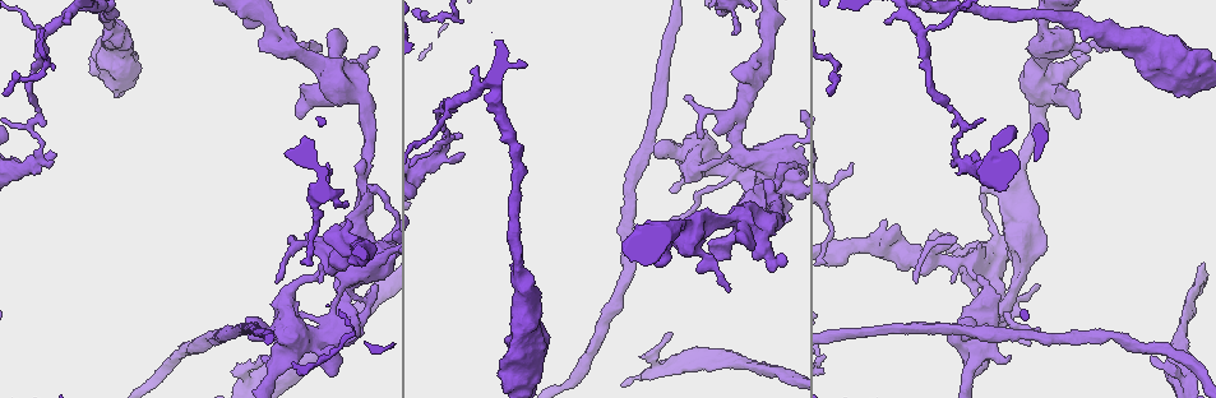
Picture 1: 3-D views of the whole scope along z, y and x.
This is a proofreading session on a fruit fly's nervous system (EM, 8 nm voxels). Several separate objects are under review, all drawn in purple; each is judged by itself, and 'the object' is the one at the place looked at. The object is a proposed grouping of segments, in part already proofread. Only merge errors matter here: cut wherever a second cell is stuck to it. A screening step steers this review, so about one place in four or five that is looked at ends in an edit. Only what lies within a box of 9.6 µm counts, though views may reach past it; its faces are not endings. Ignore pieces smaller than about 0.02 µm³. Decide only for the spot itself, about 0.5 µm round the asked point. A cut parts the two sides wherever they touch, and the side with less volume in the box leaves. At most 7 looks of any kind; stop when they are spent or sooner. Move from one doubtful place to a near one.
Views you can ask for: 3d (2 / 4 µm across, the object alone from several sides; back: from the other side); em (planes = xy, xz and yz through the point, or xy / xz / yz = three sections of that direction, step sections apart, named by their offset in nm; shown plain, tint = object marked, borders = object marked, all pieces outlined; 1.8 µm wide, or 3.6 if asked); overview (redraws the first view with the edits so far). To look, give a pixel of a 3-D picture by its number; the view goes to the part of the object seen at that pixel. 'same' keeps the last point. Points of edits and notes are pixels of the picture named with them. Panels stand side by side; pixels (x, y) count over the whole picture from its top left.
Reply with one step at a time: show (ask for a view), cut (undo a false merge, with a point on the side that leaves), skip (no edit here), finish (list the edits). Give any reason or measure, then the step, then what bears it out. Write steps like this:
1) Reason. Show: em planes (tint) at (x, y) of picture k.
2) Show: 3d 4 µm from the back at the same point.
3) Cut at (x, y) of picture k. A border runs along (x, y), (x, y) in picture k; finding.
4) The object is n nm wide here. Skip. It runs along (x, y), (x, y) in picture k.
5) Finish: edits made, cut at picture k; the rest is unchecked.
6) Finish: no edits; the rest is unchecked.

Thick turns thin. Show: 3d 4 µm at (1183, 380) of picture 1.

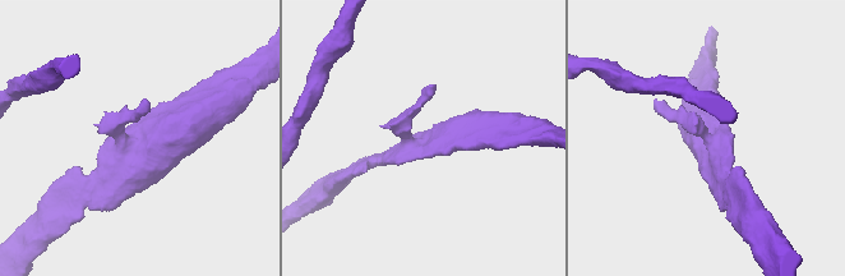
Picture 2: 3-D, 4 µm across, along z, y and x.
Show: em planes (tint) at (406, 140) of picture 2.

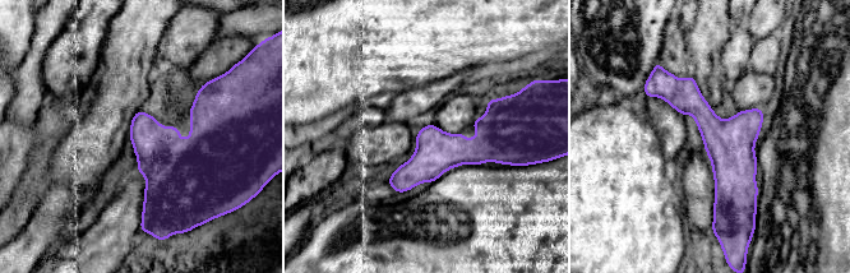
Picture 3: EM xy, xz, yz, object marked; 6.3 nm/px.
Skip. It runs along (668, 75), (726, 143), (719, 213) in picture 3; one cell here.

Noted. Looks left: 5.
Sudden change in width. Show: em planes (tint) at (281, 336) of picture 1.

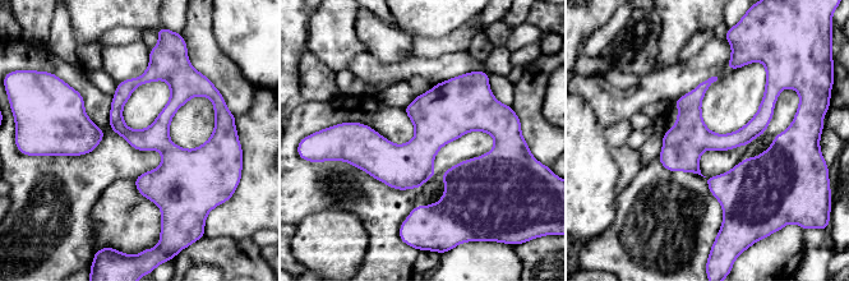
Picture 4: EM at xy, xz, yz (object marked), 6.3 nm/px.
Skip. All the same cell.

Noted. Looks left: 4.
Thin neck. Show: 3d 4 µm from the back at (1036, 50) of picture 1.

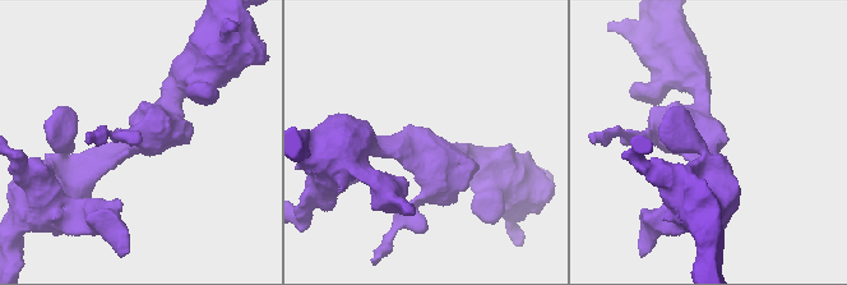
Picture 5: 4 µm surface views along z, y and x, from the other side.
4 arms meet here. Show: em planes (tint) at (713, 142) of picture 5.

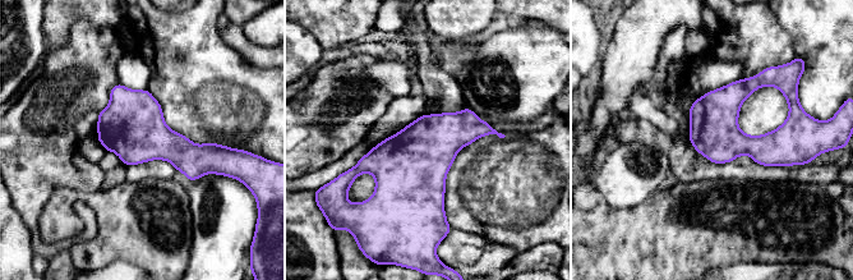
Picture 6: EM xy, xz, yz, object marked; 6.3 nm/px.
Skip. Continuous, no second cell.

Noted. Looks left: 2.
Finish: no edits; the rest is unchecked.

